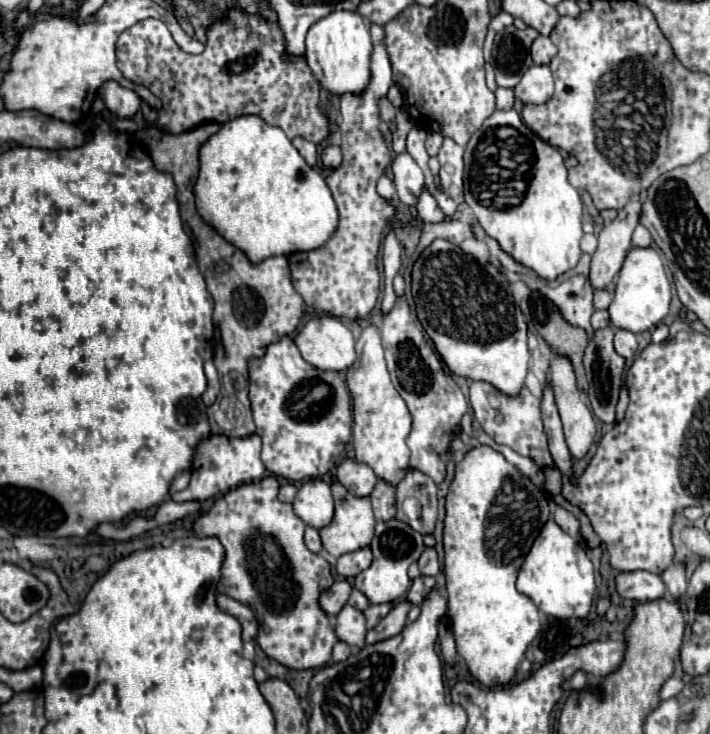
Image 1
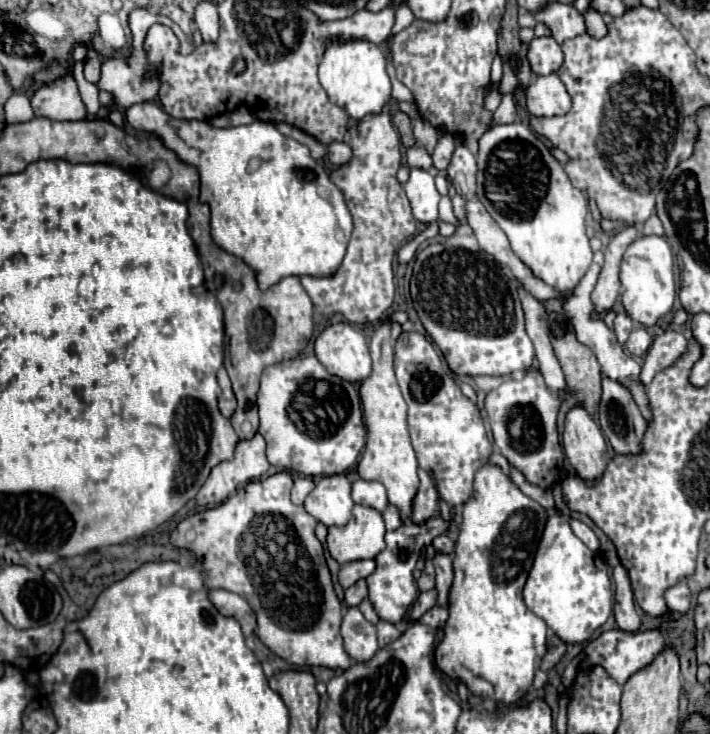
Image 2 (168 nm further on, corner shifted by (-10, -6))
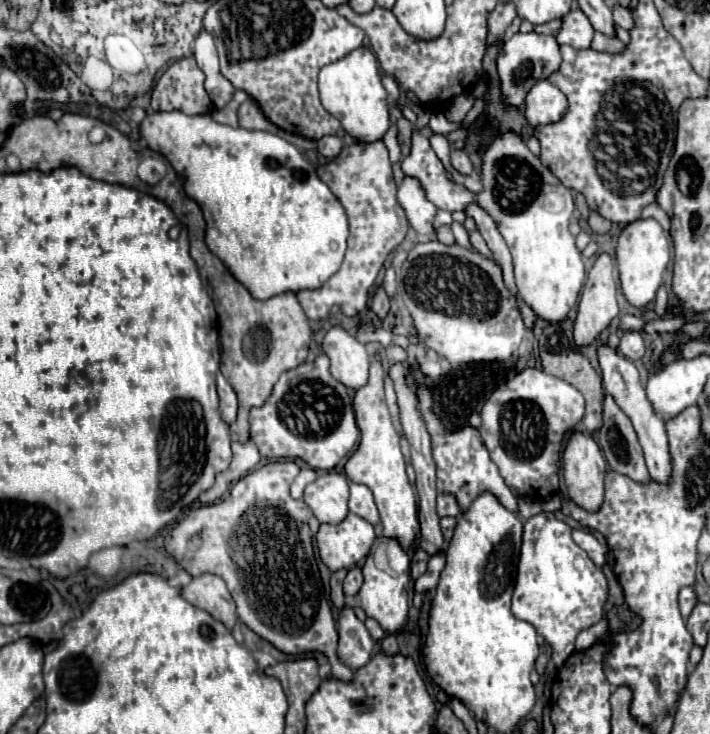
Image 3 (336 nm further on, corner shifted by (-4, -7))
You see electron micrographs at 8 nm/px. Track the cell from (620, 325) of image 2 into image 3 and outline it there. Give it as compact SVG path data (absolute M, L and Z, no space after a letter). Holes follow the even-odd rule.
M624 315L620 319L620 327L624 331L640 331L644 325L646 325L646 319L638 317L638 315Z

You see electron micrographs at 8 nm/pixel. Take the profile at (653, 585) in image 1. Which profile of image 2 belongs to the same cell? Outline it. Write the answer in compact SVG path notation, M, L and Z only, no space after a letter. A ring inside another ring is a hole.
M678 582L676 586L672 586L670 590L666 590L664 594L666 598L666 606L674 612L686 612L690 608L690 588L682 582Z

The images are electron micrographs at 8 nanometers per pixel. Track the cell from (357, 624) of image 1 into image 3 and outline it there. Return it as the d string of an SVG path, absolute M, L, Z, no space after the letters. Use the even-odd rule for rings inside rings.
M346 605L340 611L338 621L338 659L346 663L352 671L364 667L374 651L374 639L368 635L368 629L354 615L352 607Z

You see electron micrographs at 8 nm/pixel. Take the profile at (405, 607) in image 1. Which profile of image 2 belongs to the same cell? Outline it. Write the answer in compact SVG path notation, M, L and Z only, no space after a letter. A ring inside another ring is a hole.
M430 590L430 592L422 592L418 596L418 600L414 602L414 606L410 608L408 612L408 620L410 622L416 622L424 612L428 612L432 606L436 606L436 590Z

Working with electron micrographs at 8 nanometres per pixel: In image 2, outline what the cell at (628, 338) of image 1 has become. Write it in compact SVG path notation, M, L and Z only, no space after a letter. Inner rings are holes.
M636 328L630 332L630 338L626 342L626 350L632 354L632 356L644 356L648 352L648 346L652 344L652 338L648 334L648 330L644 328Z

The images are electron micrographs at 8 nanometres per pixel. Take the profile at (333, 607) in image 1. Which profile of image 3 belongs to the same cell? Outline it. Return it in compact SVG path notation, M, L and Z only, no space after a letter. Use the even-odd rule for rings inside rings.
M360 567L348 569L348 575L344 579L344 593L346 593L346 597L356 595L360 587L362 587L362 571L360 571Z

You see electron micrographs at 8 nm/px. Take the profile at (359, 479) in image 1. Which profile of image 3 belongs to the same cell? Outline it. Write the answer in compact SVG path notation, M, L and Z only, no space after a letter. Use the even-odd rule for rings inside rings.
M352 483L350 485L348 507L350 507L352 513L360 515L362 519L366 519L372 525L376 525L380 521L376 503L374 503L374 497L372 497L372 491L366 485L358 485L358 483Z

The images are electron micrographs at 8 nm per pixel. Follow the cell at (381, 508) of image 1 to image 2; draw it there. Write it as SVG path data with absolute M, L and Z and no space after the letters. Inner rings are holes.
M388 504L386 510L382 512L382 516L384 516L384 522L386 522L386 530L396 530L398 526L402 526L400 510L394 504Z

